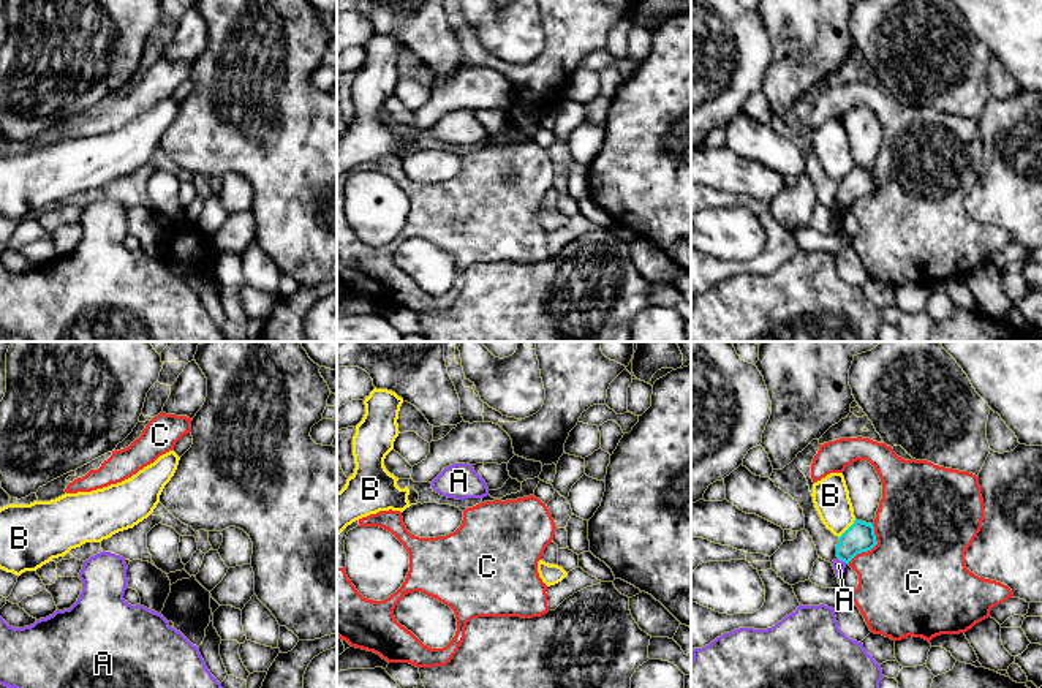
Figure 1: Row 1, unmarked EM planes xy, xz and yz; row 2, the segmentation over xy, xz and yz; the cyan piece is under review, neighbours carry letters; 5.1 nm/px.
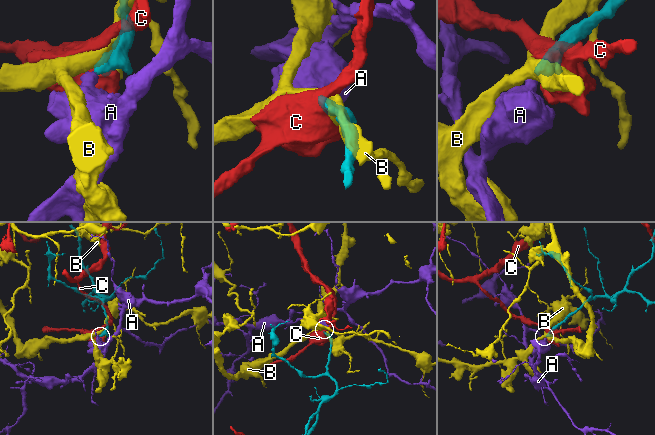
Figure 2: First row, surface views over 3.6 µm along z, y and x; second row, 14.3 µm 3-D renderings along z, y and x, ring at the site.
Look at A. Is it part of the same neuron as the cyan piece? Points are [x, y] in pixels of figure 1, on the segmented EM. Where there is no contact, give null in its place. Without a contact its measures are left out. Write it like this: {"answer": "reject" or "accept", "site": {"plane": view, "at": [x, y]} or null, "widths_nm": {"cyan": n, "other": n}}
{"answer": "accept", "site": {"plane": "yz", "at": [841, 560]}, "widths_nm": {"cyan": 150, "other": 60}}

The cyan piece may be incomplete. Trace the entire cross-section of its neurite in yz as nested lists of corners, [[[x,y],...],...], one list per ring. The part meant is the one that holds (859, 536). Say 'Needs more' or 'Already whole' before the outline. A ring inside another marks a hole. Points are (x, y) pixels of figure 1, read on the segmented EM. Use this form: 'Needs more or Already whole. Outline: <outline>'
Needs more. Outline: [[[854,520],[854,524],[838,538],[836,560],[832,561],[838,584],[843,585],[846,565],[862,552],[871,550],[878,544],[873,524]]]

